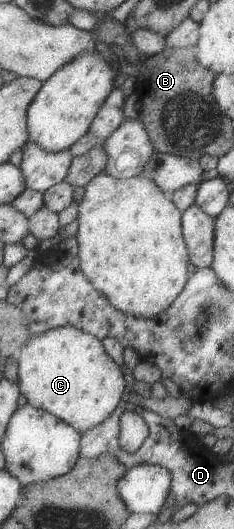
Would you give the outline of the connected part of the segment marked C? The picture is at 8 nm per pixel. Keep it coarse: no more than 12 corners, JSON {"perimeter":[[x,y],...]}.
{"perimeter":[[63,325],[20,344],[27,404],[82,433],[122,400],[122,369]]}

